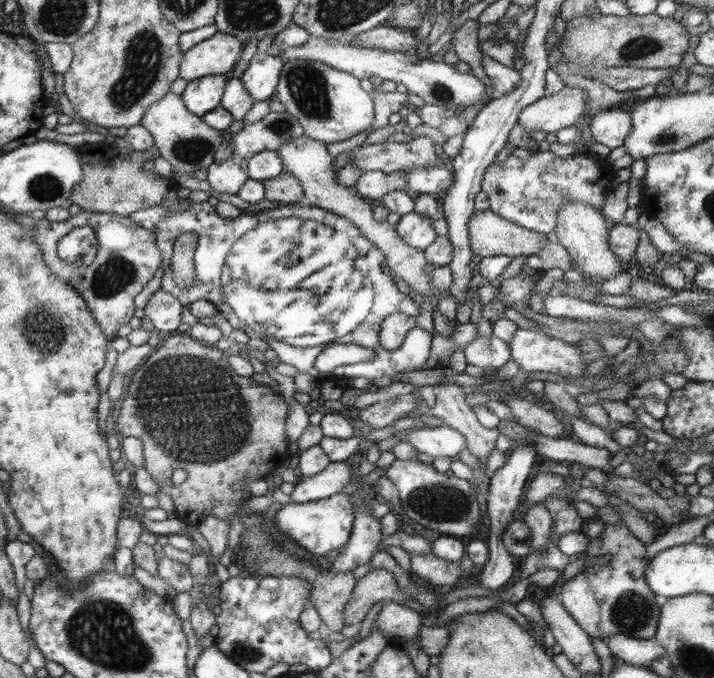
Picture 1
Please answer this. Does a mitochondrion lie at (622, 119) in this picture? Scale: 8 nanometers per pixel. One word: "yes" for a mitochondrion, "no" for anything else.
no

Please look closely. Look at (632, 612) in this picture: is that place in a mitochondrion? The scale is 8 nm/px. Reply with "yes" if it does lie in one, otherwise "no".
yes

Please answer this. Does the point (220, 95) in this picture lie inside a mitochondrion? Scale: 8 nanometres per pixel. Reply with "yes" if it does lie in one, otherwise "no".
no

